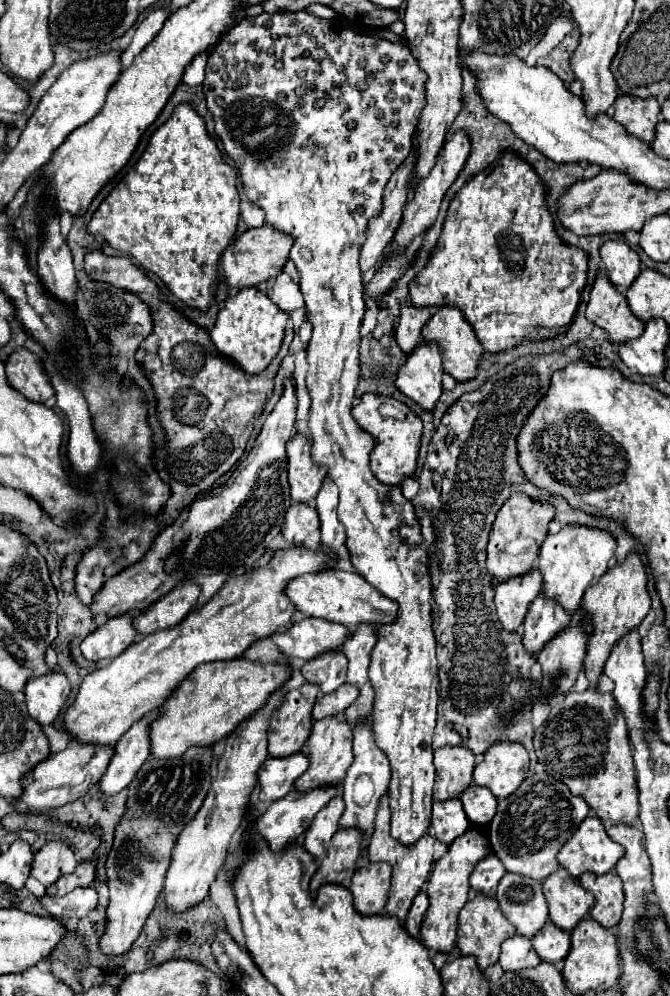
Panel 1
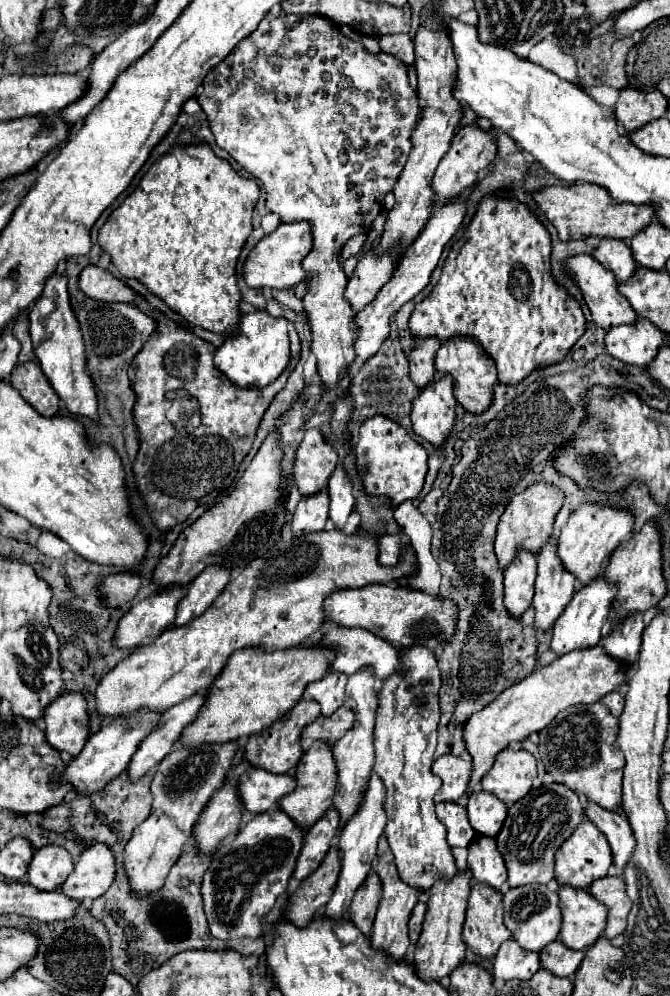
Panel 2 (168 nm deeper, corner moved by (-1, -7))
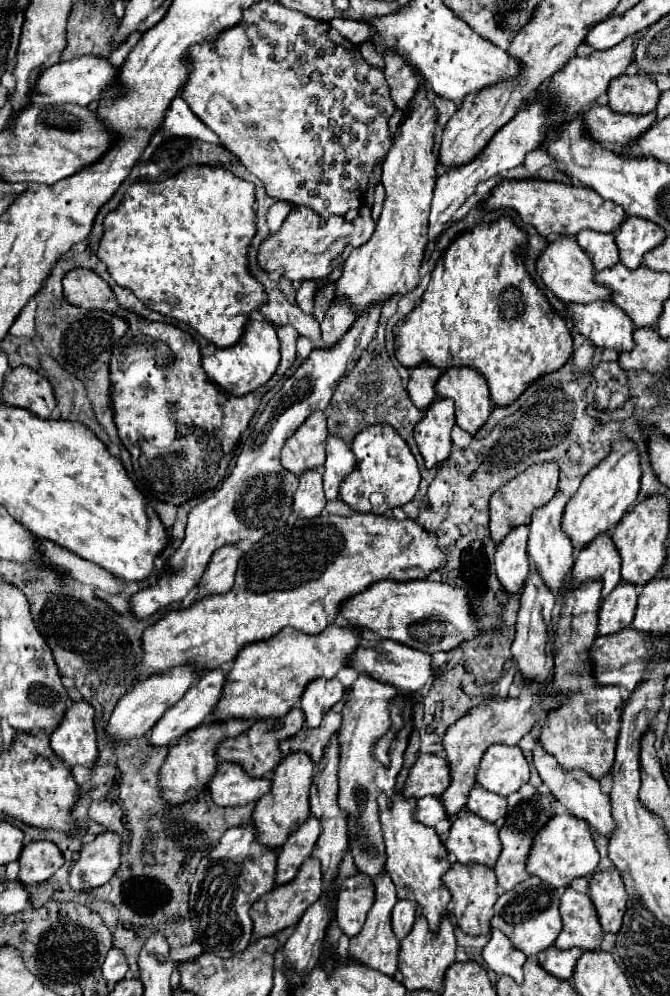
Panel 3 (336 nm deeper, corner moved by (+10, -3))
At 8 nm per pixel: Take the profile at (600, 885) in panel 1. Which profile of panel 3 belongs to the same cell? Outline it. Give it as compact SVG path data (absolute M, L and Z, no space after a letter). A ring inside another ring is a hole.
M608 868L592 876L588 894L598 910L598 918L604 932L616 934L622 926L628 900L620 872L616 872L616 868Z

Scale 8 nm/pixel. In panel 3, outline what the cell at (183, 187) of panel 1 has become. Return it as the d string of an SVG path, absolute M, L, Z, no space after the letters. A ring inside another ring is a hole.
M200 166L198 172L180 172L180 174L168 178L164 182L138 182L138 184L132 184L128 188L124 200L120 202L120 206L104 218L104 236L100 240L98 258L106 264L110 276L116 280L116 284L124 286L124 288L130 288L144 306L148 306L150 310L156 310L156 312L160 312L164 316L172 316L172 318L176 318L180 322L186 322L190 328L194 328L202 338L212 342L216 348L230 348L244 334L244 326L250 320L250 312L268 302L264 286L248 270L248 250L250 250L252 238L256 234L256 214L254 214L252 206L254 206L254 184L234 176L228 168Z

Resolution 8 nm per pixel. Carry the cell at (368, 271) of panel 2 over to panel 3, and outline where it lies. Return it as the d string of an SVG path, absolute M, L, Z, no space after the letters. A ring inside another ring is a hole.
M424 88L416 92L410 110L396 132L394 144L382 164L386 200L376 232L364 246L350 252L348 260L344 262L342 276L334 282L336 298L348 298L352 308L346 300L336 300L330 304L322 322L324 348L334 346L354 324L352 310L358 318L374 304L384 304L390 298L402 298L420 284L420 268L424 262L424 248L428 244L428 212L436 184L436 156L432 152L432 144L438 114L426 96L428 94Z

